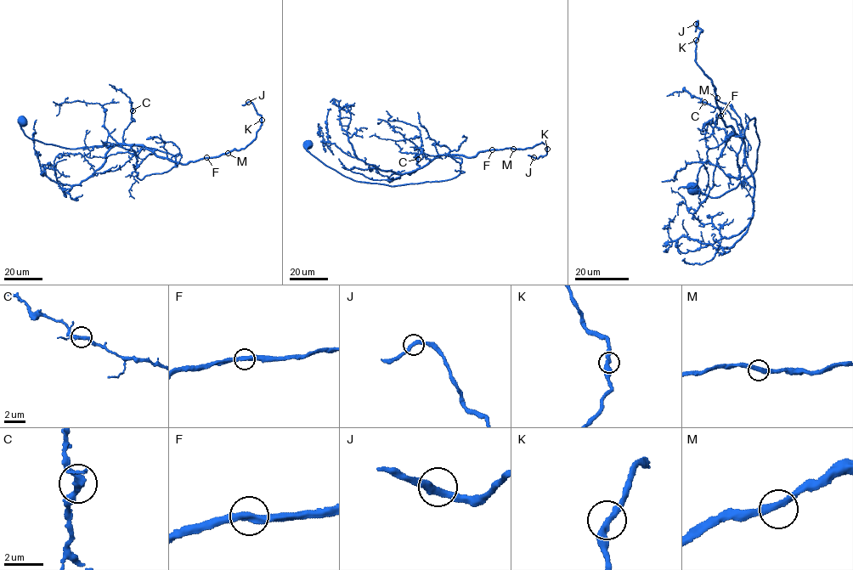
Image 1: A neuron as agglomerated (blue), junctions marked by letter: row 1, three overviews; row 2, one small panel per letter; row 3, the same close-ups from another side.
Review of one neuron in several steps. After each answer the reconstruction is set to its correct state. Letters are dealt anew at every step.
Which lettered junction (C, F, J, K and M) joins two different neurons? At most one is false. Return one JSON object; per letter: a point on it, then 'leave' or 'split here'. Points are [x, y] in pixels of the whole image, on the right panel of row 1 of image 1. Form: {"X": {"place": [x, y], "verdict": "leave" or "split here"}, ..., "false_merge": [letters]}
{"C": {"place": [704, 102], "verdict": "leave"}, "F": {"place": [720, 115], "verdict": "leave"}, "J": {"place": [696, 24], "verdict": "leave"}, "K": {"place": [696, 40], "verdict": "leave"}, "M": {"place": [717, 98], "verdict": "leave"}, "false_merge": []}

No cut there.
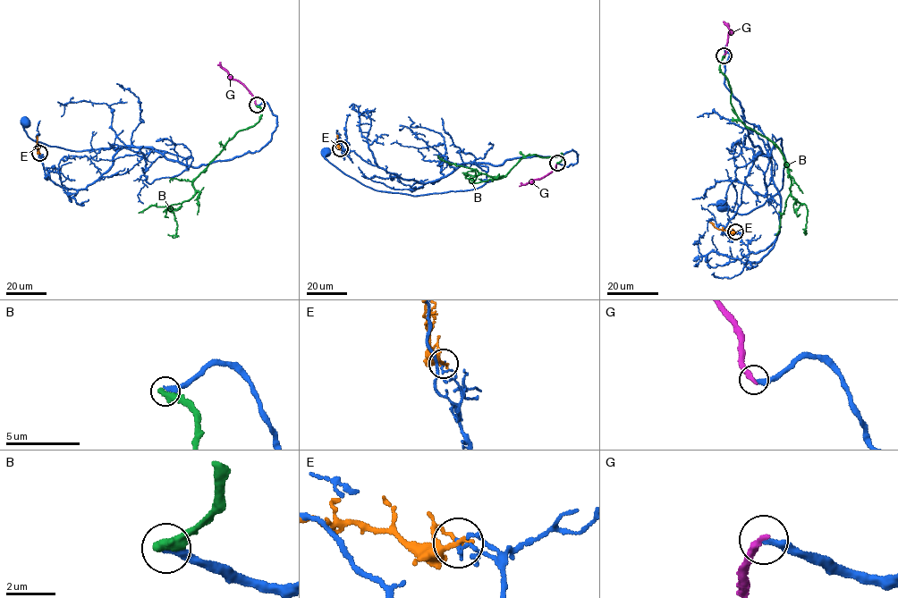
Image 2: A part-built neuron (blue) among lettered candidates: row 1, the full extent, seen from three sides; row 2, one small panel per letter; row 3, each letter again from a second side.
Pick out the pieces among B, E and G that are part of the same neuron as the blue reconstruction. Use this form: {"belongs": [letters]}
{"belongs": ["G"]}

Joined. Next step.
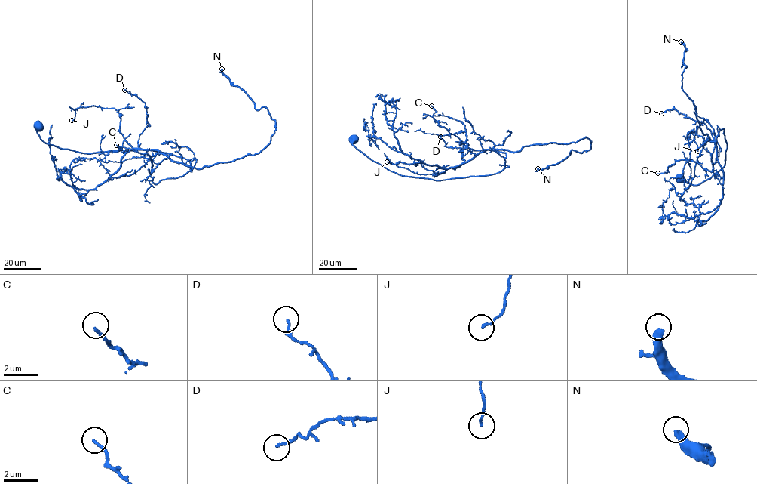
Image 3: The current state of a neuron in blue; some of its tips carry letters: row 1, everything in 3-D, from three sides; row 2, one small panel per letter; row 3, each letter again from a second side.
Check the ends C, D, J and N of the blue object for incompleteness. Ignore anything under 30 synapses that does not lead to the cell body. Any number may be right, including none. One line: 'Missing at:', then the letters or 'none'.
Missing at: N

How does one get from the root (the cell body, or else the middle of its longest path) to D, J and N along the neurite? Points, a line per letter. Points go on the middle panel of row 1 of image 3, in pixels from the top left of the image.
D: (353, 140), (403, 176), (442, 180), (504, 167), (506, 154), (486, 149), (454, 169), (462, 149), (440, 137)
J: (353, 140), (352, 145), (390, 171), (436, 180), (497, 174), (506, 154), (479, 152), (435, 177), (387, 161)
N: (353, 140), (390, 171), (436, 180), (501, 172), (506, 154), (497, 149), (591, 141), (586, 151), (537, 168)

